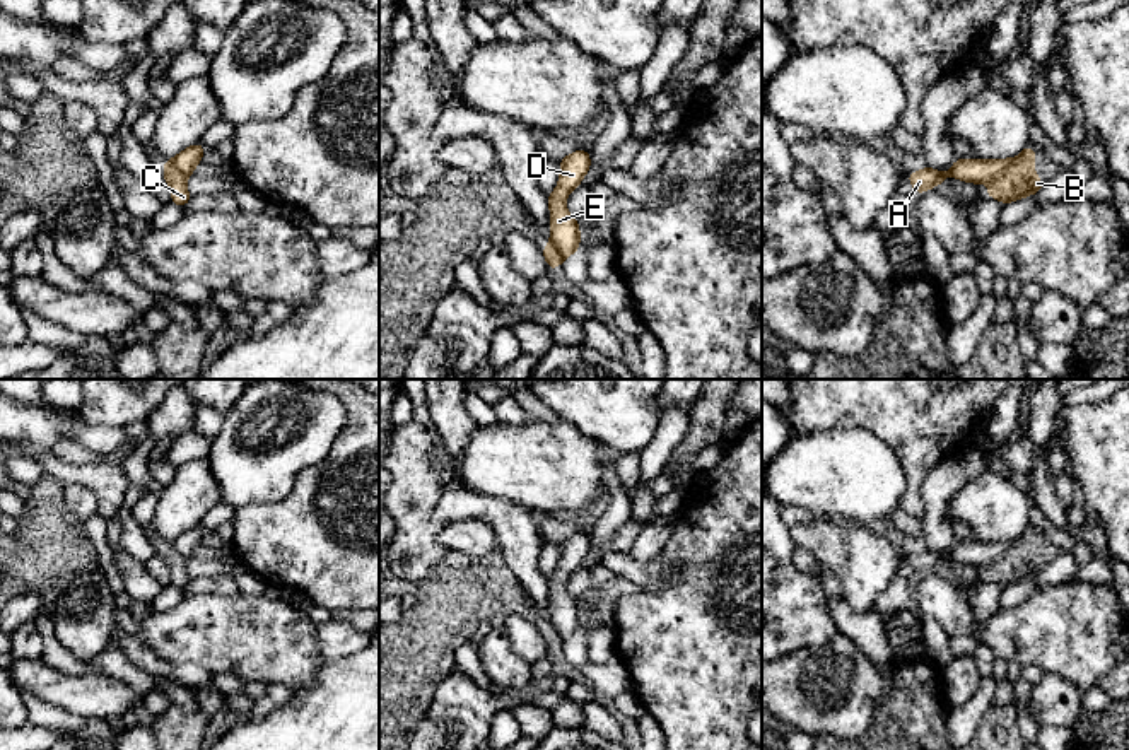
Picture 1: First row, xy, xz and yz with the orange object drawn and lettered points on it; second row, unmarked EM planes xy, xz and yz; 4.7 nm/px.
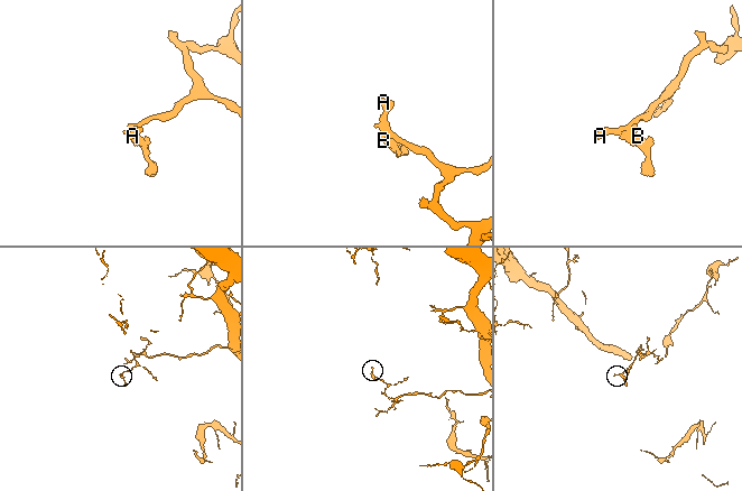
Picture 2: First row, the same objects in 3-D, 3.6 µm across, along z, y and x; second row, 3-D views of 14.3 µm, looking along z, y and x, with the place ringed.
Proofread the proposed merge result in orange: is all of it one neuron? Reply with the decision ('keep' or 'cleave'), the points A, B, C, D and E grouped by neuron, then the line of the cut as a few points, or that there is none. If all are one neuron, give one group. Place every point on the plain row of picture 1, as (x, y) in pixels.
cleave; A D E / B C; cut in yz along (1017, 540), (989, 562)

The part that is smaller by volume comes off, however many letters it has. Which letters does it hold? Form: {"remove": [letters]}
{"remove": ["B", "C"]}

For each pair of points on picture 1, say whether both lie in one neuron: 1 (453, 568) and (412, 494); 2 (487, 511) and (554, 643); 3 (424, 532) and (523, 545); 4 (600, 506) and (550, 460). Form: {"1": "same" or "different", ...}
{"1": "different", "2": "different", "3": "different", "4": "different"}

